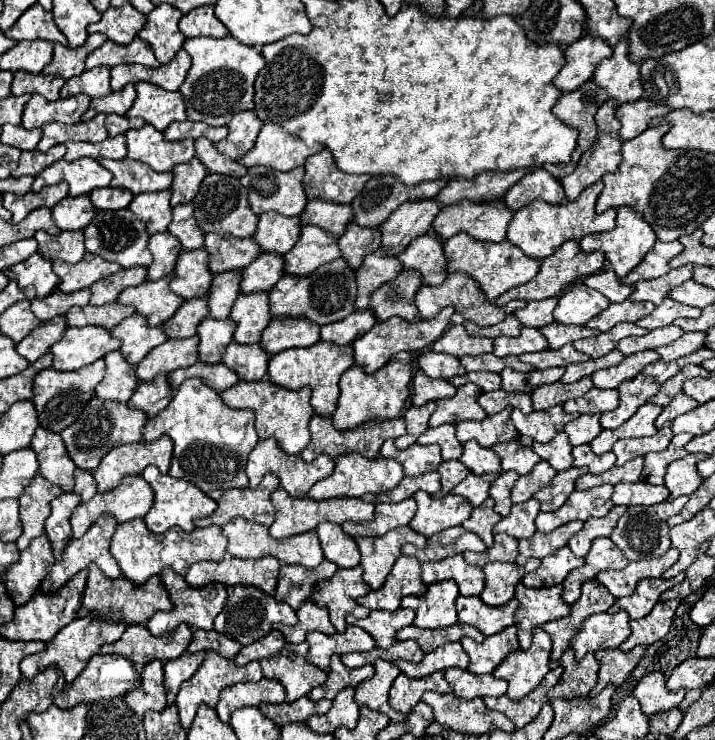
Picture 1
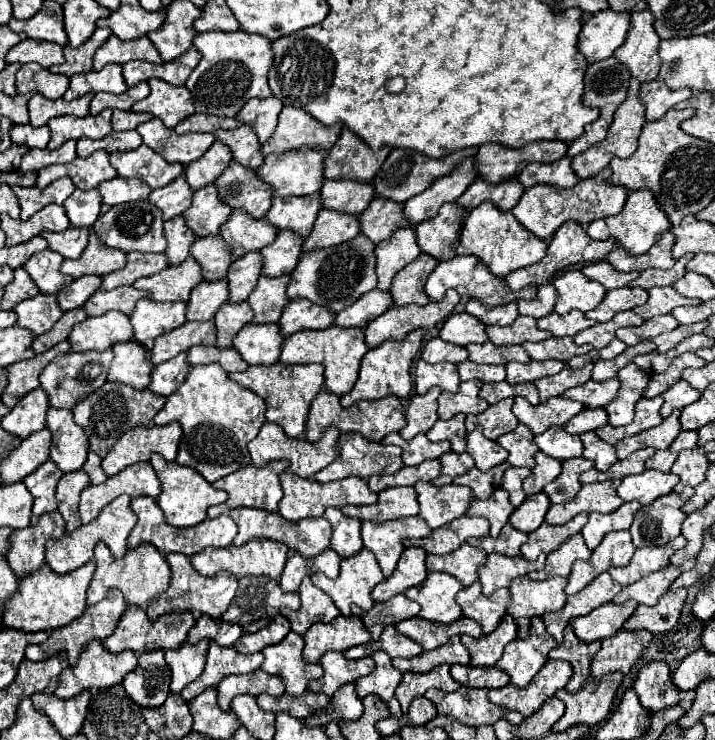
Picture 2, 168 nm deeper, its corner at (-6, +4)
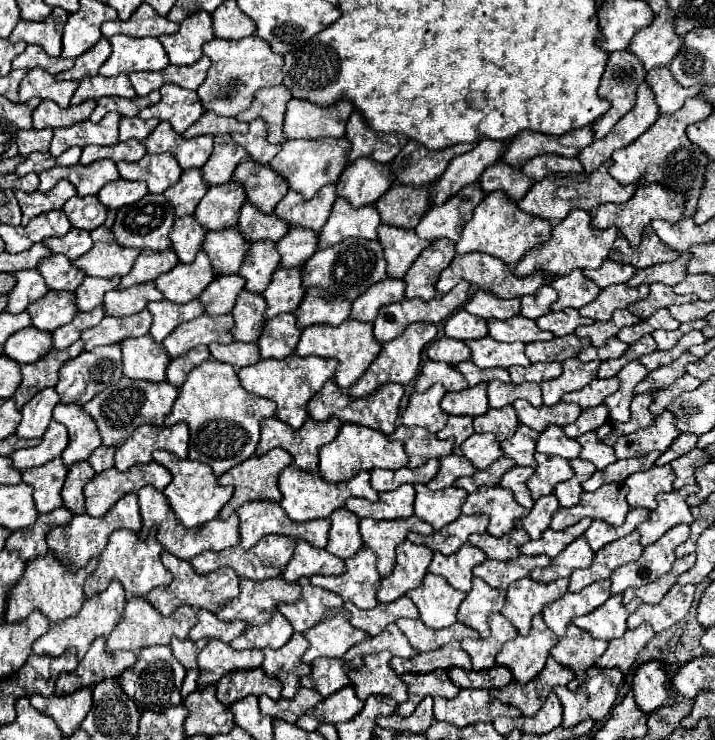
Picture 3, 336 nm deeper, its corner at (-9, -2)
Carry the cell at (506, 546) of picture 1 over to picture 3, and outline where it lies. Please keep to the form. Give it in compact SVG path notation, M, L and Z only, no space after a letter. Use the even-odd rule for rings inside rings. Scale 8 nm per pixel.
M512 528L510 532L506 532L506 536L500 536L500 538L490 536L488 532L470 536L470 544L484 550L492 560L512 560L520 556L520 546L526 544L528 540L530 538L524 528Z

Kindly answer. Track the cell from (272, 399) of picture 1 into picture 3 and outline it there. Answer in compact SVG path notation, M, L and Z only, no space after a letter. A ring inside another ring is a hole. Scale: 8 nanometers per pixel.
M290 354L286 358L266 358L260 360L252 366L240 368L238 376L242 386L256 394L256 396L264 396L268 400L276 402L276 418L286 422L292 428L300 428L306 418L308 418L308 400L324 386L326 380L330 380L336 372L336 364L338 360L320 360L320 356L298 356L298 354Z

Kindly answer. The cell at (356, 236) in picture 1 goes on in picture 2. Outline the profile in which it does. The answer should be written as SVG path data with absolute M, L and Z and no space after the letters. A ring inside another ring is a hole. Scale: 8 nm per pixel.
M375 198L367 206L367 210L359 216L359 226L361 232L377 246L379 242L387 240L389 234L393 234L395 230L407 226L403 218L403 204Z

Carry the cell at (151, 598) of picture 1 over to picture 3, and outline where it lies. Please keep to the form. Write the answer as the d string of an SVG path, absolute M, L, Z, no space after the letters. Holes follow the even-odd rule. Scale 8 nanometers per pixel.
M156 528L150 530L150 534L146 536L146 540L142 540L138 536L138 532L130 532L130 530L114 530L108 538L108 546L104 548L104 552L98 558L98 566L92 572L92 576L84 582L84 594L86 596L94 596L102 590L108 588L108 584L116 578L122 582L128 598L130 596L146 596L152 588L156 586L168 586L172 576L170 572L162 566L160 562L160 552L162 552L162 544L156 538Z

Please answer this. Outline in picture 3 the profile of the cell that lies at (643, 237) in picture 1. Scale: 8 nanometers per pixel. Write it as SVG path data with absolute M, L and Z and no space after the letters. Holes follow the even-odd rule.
M640 180L634 196L626 204L602 204L602 208L598 208L598 212L592 218L592 226L594 228L616 226L622 232L622 236L630 242L630 246L638 246L646 224L650 224L656 218L670 220L674 224L684 218L686 210L684 206L686 206L686 196L682 196L682 192L674 192L662 184L646 184L644 180Z

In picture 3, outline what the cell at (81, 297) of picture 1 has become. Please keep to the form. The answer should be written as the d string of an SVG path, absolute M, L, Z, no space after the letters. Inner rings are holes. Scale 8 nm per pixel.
M86 276L84 282L82 282L82 284L78 286L78 290L76 290L76 306L78 306L78 310L90 312L92 308L100 306L100 304L102 304L102 296L104 296L108 290L118 288L118 284L120 284L120 276L112 276L112 280Z

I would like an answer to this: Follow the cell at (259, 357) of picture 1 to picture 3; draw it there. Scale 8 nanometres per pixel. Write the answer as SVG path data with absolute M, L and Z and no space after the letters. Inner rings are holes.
M282 314L274 316L274 320L268 320L264 326L264 332L260 340L256 342L260 346L262 358L286 358L296 350L296 344L300 340L300 328L296 326L294 314Z

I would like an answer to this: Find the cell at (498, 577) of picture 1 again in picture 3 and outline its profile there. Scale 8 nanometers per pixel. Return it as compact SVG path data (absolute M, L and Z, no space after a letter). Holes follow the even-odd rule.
M520 554L514 560L508 562L500 562L500 560L484 560L482 564L474 566L474 576L486 580L486 584L490 584L492 588L500 588L506 590L512 582L526 578L534 568L544 568L550 564L548 556L526 556Z

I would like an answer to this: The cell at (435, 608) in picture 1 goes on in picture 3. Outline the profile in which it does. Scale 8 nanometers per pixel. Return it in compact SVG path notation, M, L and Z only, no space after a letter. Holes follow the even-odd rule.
M424 576L422 586L406 594L420 612L420 620L434 630L456 622L456 612L464 600L464 592L452 588L442 576Z

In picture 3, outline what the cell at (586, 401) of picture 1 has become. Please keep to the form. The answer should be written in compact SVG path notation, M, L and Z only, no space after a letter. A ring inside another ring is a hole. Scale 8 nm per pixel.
M596 378L586 388L580 388L576 392L570 392L570 394L562 396L562 402L576 402L582 408L592 408L592 406L602 404L606 396L614 394L618 390L618 386L620 386L618 378L606 378L606 380Z

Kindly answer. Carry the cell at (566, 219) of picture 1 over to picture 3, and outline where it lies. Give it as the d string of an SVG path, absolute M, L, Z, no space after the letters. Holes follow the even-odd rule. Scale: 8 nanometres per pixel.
M608 160L606 164L602 164L602 168L598 168L598 172L580 172L574 176L546 176L540 182L534 182L534 186L528 190L528 194L518 202L518 206L538 218L546 218L552 224L558 224L566 218L566 214L574 208L580 210L588 210L588 212L596 212L598 206L614 202L614 204L622 204L626 200L630 200L630 196L634 194L636 186L634 184L620 184L618 180L614 180L608 174L612 160Z

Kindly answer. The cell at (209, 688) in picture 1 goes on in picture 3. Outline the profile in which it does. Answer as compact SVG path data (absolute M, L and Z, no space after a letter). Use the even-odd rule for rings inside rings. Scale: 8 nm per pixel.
M210 640L206 648L198 654L198 688L208 684L216 684L220 676L234 672L234 670L248 670L258 668L264 660L262 650L234 650L220 640Z

